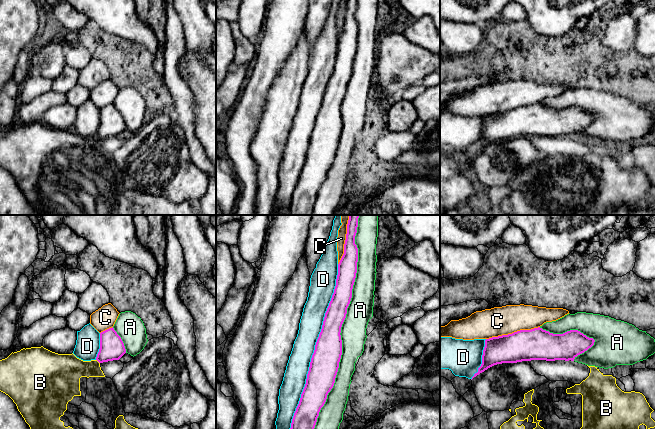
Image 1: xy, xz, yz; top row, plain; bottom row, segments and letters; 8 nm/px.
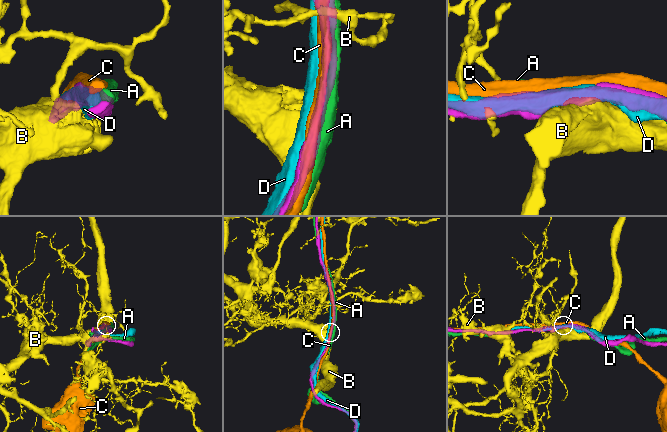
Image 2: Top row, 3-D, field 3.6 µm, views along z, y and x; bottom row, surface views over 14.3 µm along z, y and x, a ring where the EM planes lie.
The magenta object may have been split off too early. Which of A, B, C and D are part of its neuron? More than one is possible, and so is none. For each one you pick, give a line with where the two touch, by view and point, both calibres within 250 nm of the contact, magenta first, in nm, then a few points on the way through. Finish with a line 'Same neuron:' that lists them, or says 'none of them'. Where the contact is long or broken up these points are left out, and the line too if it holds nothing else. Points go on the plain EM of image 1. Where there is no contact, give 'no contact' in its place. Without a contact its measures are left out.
Same neuron: none of them

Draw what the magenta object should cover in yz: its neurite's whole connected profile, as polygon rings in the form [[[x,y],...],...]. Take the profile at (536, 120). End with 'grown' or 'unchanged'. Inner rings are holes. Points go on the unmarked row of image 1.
[[[542,104],[520,106],[508,111],[485,116],[482,140],[472,155],[488,144],[502,139],[531,136],[574,135],[594,121],[595,116],[578,106],[553,110]]]; unchanged

